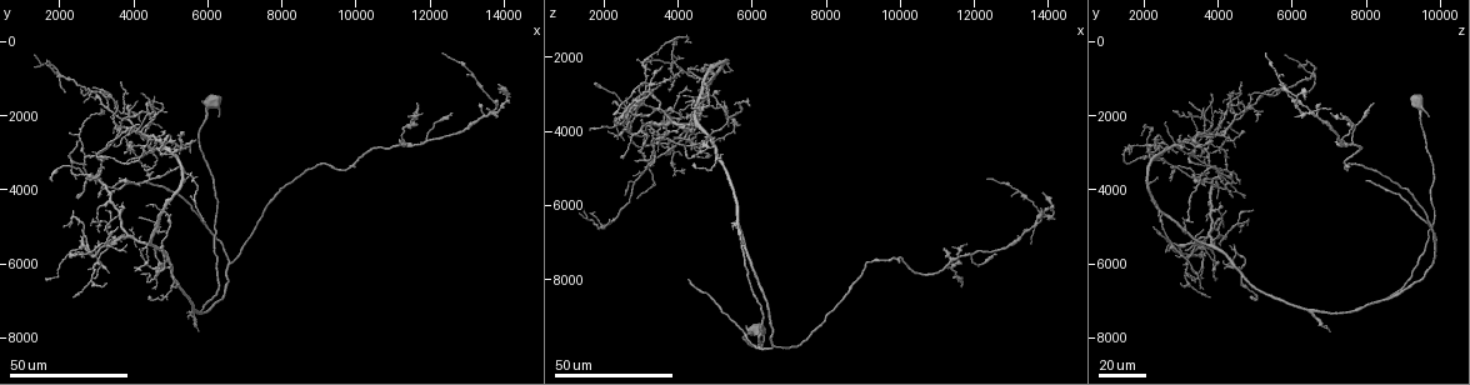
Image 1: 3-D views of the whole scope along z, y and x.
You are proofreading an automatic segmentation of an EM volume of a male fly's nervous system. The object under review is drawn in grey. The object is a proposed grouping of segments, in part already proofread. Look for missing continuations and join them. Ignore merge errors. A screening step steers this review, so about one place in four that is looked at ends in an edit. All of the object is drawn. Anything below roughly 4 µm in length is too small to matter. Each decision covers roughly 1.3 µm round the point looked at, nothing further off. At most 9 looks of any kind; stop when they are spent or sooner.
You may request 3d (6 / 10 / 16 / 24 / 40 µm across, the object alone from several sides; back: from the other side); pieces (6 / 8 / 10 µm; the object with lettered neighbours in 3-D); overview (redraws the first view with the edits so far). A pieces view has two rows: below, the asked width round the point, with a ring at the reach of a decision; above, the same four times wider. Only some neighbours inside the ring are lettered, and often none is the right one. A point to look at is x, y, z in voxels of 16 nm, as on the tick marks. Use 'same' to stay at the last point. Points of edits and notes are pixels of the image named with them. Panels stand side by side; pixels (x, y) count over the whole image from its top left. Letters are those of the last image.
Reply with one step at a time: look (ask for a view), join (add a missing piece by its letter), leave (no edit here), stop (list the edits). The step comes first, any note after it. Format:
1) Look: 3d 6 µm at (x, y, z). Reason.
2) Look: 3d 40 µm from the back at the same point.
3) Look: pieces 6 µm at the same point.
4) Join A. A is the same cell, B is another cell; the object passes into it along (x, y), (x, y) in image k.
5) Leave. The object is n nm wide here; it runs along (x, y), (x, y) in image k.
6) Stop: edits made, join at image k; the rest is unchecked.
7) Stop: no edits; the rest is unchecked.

Look: 3d 40 µm at (13300, 1700, 6800). Branch stops here.

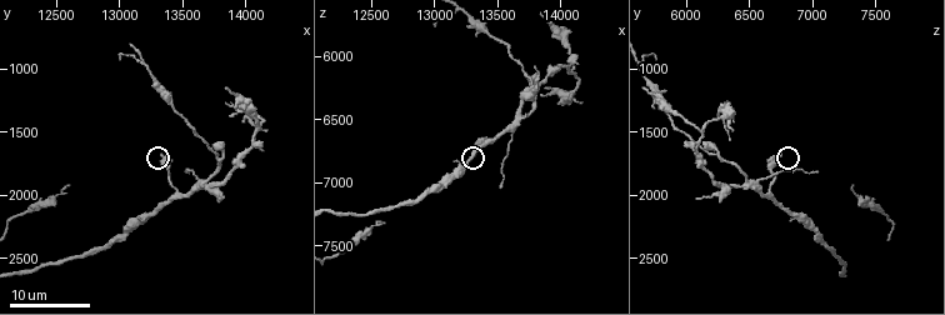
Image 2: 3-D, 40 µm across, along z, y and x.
Look: pieces 8 µm at (13320, 1700, 6760).

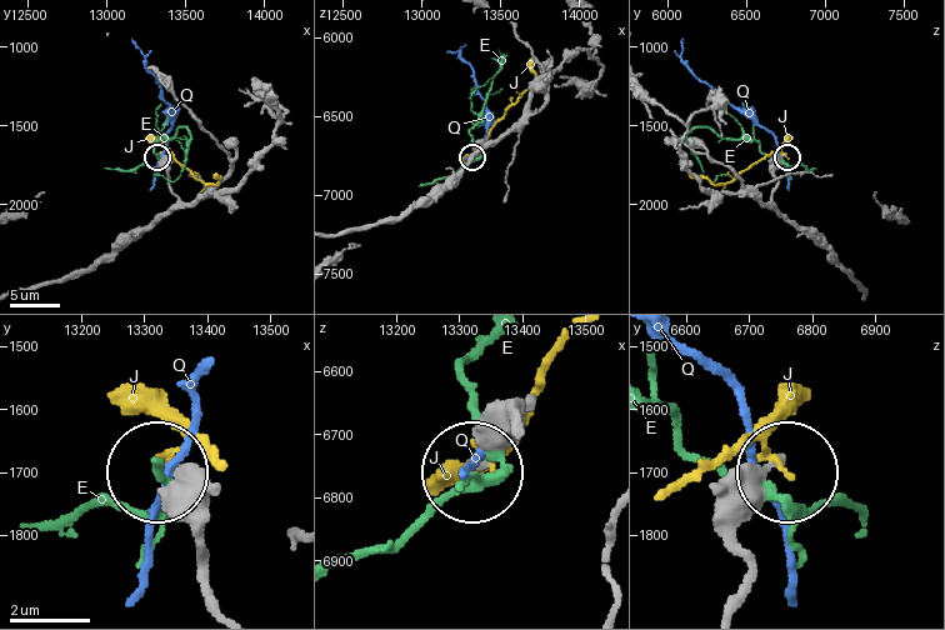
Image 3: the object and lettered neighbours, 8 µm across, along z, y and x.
Leave. The object is 230 nm wide here; E, J and Q are other cells; it runs along (851, 278), (829, 250), (778, 208), (773, 170), (785, 155) in image 3; none of them fits.

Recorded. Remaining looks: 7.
Look: 3d 24 µm at (5800, 1600, 9200). An open end.

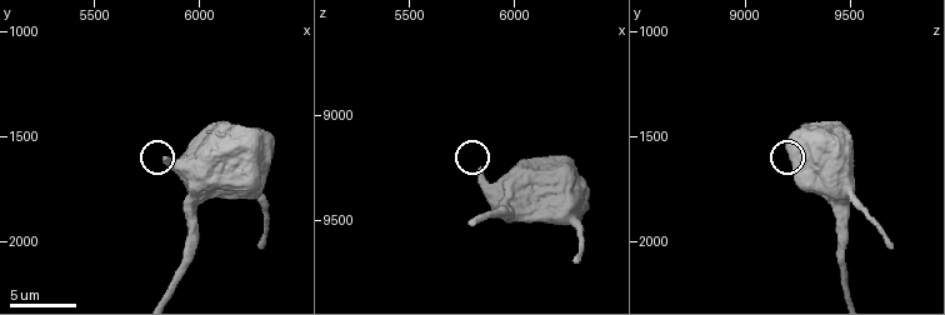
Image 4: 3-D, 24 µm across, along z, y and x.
Look: pieces 8 µm at (5840, 1610, 9260).

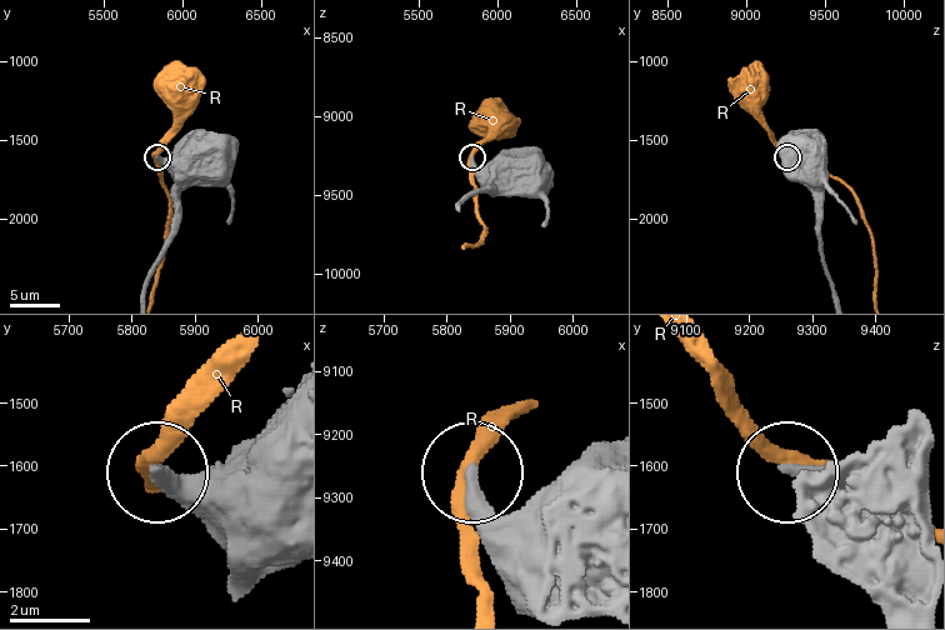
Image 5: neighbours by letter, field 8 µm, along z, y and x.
Leave. R is another cell; none of them fits.

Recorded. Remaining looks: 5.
Look: 3d 24 µm at (4200, 3800, 7900). Free end.

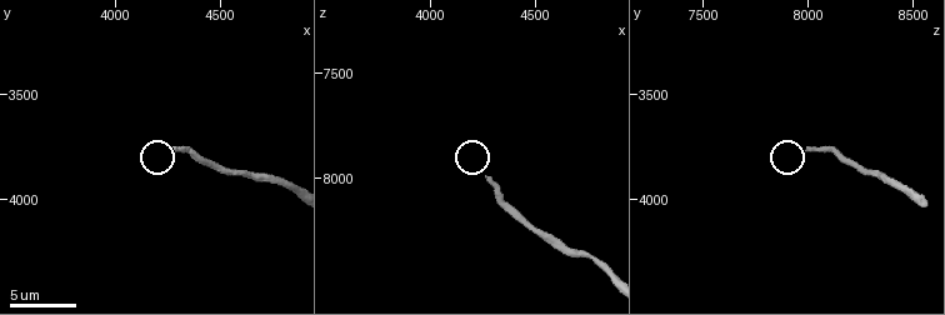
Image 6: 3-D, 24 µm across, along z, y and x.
Look: pieces 8 µm at (4280, 3760, 7990).

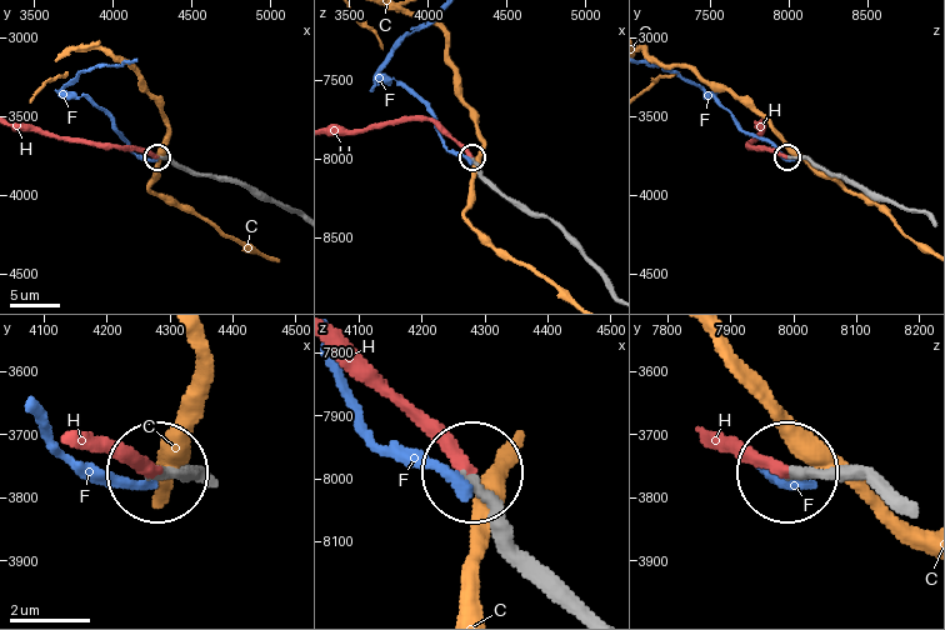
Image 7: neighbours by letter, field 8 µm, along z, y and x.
Join H. H is the same cell, C and F are other cells; the object passes into it along (179, 168), (166, 158), (140, 150), (71, 143), (21, 130) in image 7; it goes on there.

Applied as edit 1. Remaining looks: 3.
Look: 3d 24 µm at (3500, 5100, 2300). Free end.

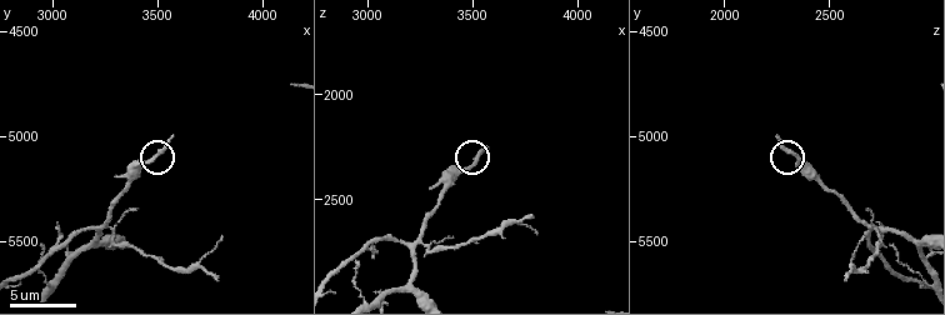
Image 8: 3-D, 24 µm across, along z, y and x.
Look: pieces 10 µm at (3560, 4990, 2250).

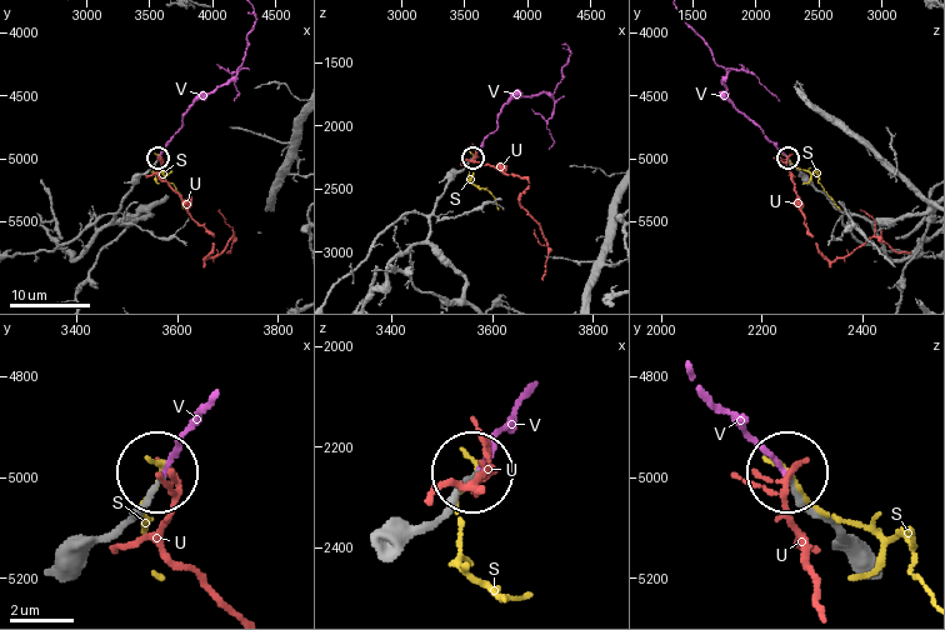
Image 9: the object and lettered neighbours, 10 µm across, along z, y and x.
Join V. V is the same cell, S and U are other cells; the object passes into it along (86, 555), (143, 499), (183, 426), (215, 394) in image 9; it goes on there.

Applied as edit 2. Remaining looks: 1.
Stop: edits made, join at image 7, join at image 9; the rest is unchecked.

